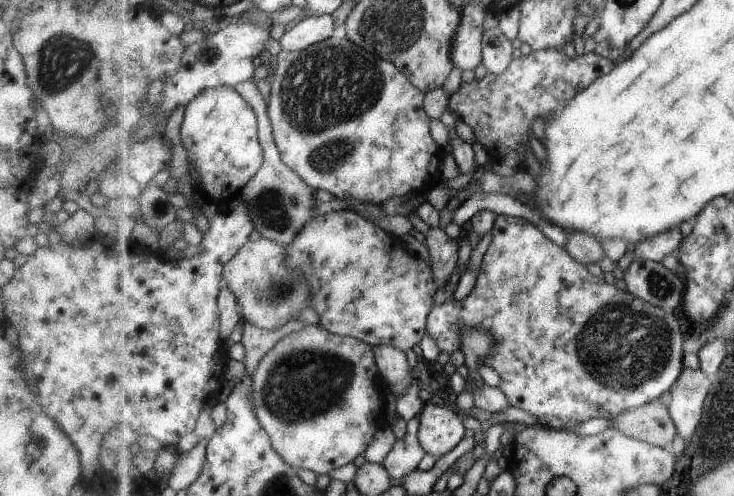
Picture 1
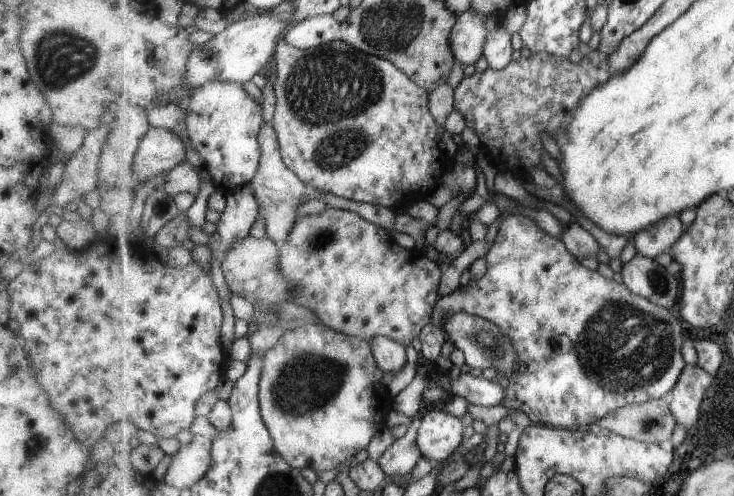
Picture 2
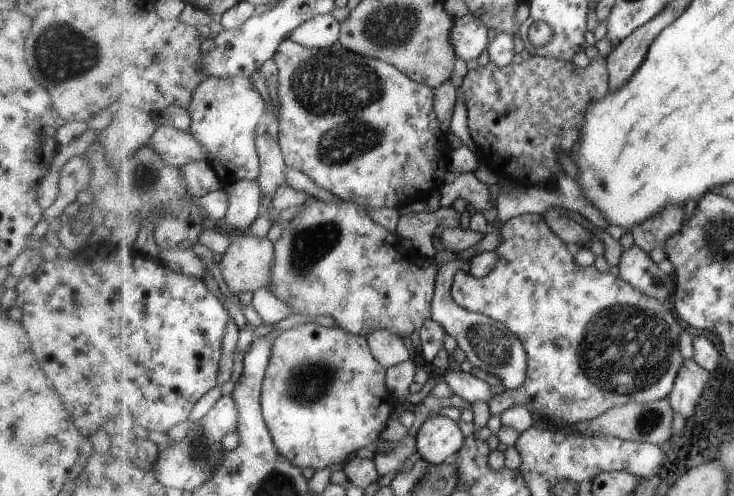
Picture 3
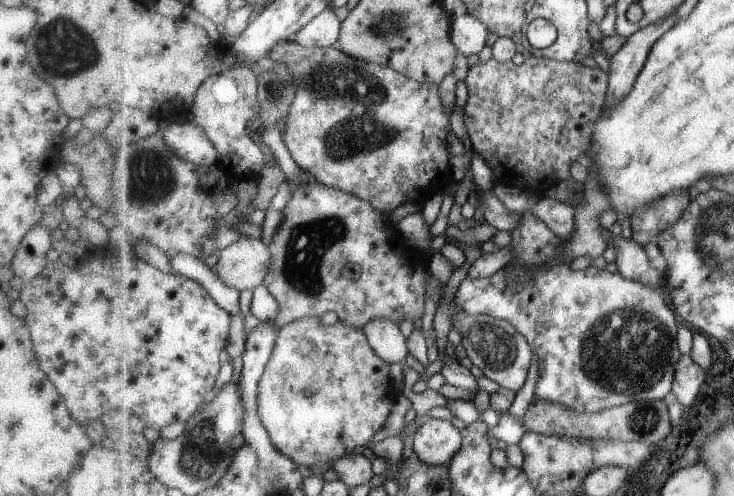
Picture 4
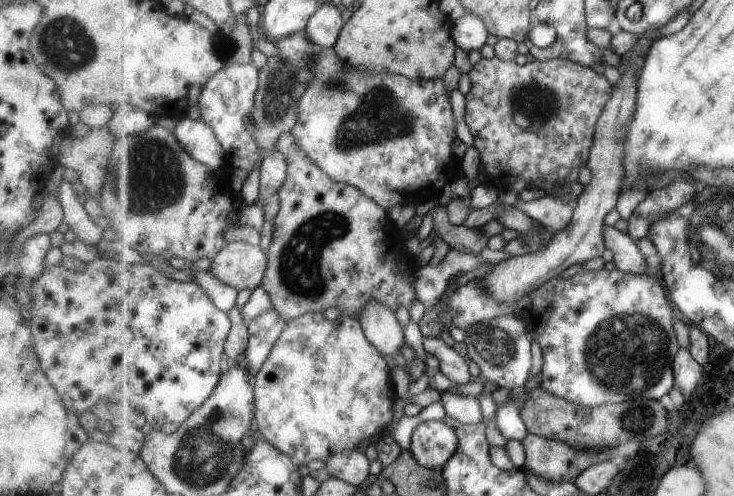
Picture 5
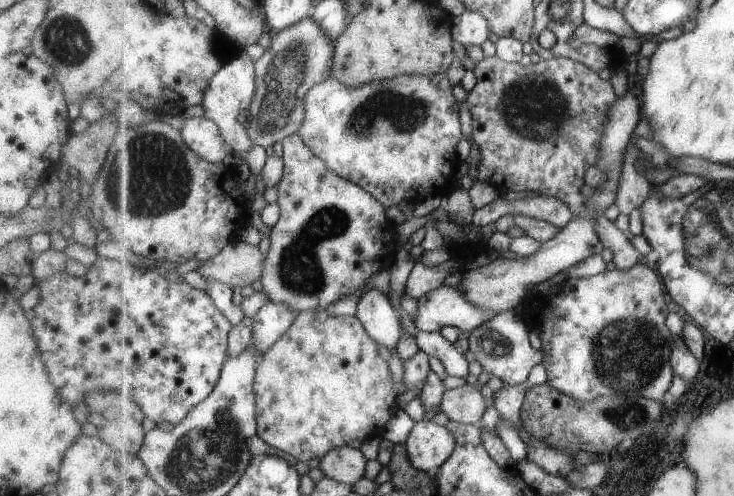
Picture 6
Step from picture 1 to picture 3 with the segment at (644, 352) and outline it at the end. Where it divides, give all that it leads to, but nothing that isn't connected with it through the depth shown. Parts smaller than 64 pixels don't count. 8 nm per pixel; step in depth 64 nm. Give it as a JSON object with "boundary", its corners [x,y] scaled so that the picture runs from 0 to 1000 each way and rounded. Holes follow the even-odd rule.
{"boundary":[[[713,429],[688,450],[688,460],[681,464],[683,492],[673,504],[680,516],[680,528],[674,536],[674,544],[659,556],[658,560],[647,560],[640,550],[623,548],[616,577],[617,605],[625,617],[644,627],[646,631],[661,633],[674,645],[691,653],[696,661],[696,669],[702,669],[702,677],[713,690],[718,718],[721,718],[721,742],[718,744],[718,766],[704,782],[688,784],[688,788],[677,794],[669,810],[666,810],[666,831],[672,837],[681,837],[693,827],[696,819],[713,815],[723,831],[723,835],[740,835],[745,843],[751,843],[753,851],[767,851],[772,859],[778,855],[789,855],[794,847],[805,847],[816,837],[826,833],[838,819],[846,819],[854,813],[871,810],[871,815],[884,808],[894,808],[906,802],[909,794],[917,786],[920,766],[924,760],[925,746],[929,744],[933,722],[928,710],[926,681],[931,673],[931,657],[922,645],[920,629],[911,625],[907,609],[901,609],[898,601],[890,601],[884,593],[876,593],[876,585],[871,585],[868,577],[857,569],[851,569],[842,554],[837,556],[832,550],[822,550],[809,532],[801,538],[792,538],[783,528],[783,502],[774,494],[747,452],[738,431]]]}

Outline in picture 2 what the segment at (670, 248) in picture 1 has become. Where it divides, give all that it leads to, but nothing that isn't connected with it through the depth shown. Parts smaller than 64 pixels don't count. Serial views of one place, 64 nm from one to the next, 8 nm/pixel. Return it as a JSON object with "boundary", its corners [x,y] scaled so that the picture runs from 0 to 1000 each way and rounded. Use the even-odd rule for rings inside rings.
{"boundary":[[[925,435],[906,440],[903,448],[881,456],[881,464],[868,470],[868,480],[862,480],[865,502],[876,516],[892,522],[901,508],[913,504],[933,464],[935,458]]]}

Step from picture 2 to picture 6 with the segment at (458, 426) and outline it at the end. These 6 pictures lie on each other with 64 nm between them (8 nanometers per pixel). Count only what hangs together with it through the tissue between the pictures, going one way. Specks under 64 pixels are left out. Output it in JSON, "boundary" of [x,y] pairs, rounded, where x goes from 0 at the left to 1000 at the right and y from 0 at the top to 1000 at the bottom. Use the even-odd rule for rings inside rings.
{"boundary":[[[576,843],[567,851],[553,897],[563,940],[589,958],[620,911],[621,883],[606,857],[599,859],[595,851]]]}

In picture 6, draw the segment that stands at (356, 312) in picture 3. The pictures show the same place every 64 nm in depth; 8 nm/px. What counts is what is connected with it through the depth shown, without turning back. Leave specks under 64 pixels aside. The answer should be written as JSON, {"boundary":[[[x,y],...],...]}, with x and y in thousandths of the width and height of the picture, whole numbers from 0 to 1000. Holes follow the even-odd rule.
{"boundary":[[[410,270],[391,274],[379,300],[388,325],[388,351],[379,371],[381,440],[369,460],[368,500],[354,569],[371,609],[391,613],[394,625],[402,625],[406,635],[418,625],[447,621],[467,597],[489,589],[497,581],[503,560],[522,542],[530,542],[534,526],[545,520],[548,508],[541,492],[540,452],[527,440],[526,415],[489,371],[456,351],[446,327],[440,327],[413,286]]]}

